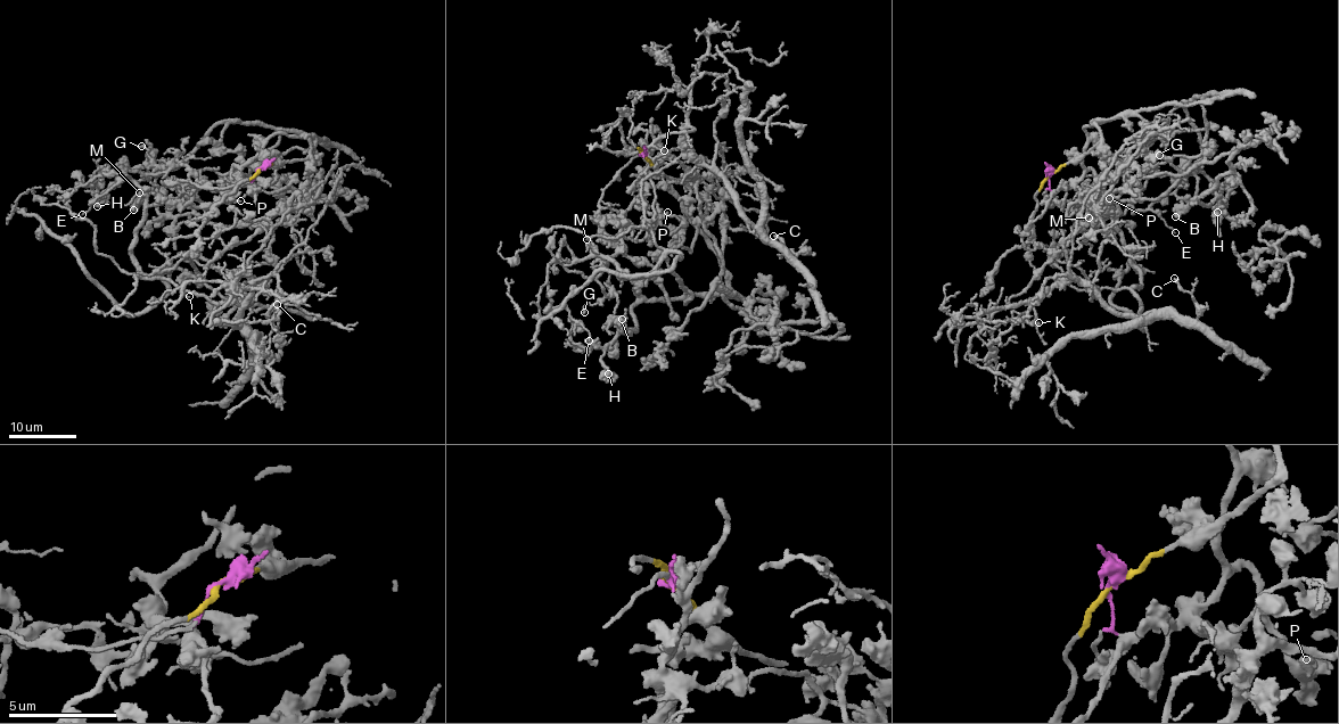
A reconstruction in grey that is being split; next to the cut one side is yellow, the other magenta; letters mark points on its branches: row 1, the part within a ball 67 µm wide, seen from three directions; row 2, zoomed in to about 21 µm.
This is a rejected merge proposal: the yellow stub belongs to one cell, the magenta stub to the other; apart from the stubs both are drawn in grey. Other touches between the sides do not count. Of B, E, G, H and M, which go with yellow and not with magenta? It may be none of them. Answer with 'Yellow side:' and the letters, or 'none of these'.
Yellow side: B, H

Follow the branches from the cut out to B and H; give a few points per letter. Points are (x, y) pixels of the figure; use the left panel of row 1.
B: (261, 169), (305, 159), (309, 137), (325, 144), (265, 125), (220, 122), (199, 146), (155, 179), (133, 211)
H: (261, 169), (305, 159), (309, 137), (325, 144), (265, 125), (220, 122), (173, 169), (118, 173), (96, 207)

